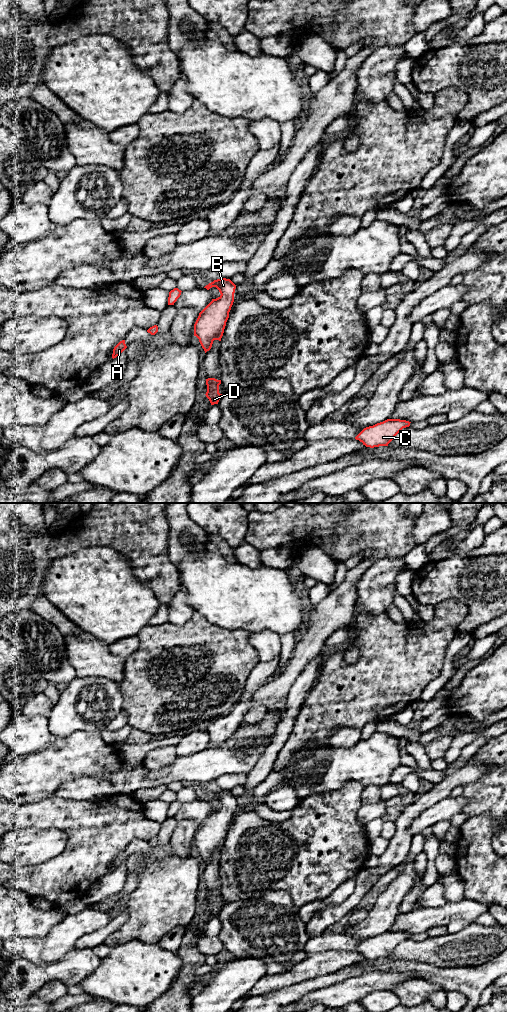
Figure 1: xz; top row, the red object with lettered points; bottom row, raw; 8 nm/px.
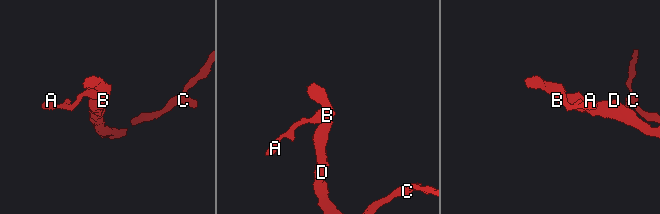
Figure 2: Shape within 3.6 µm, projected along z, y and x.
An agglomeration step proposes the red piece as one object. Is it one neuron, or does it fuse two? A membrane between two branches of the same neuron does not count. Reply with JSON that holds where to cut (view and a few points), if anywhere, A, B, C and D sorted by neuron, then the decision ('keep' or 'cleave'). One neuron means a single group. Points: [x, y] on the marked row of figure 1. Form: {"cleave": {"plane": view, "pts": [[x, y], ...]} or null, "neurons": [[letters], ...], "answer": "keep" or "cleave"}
{"cleave": null, "neurons": [["A", "B", "C", "D"]], "answer": "keep"}

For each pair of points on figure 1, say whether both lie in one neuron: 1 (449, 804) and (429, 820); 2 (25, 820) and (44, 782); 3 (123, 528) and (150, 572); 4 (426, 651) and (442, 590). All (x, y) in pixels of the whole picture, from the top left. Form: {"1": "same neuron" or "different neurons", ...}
{"1": "same neuron", "2": "different neurons", "3": "same neuron", "4": "different neurons"}

